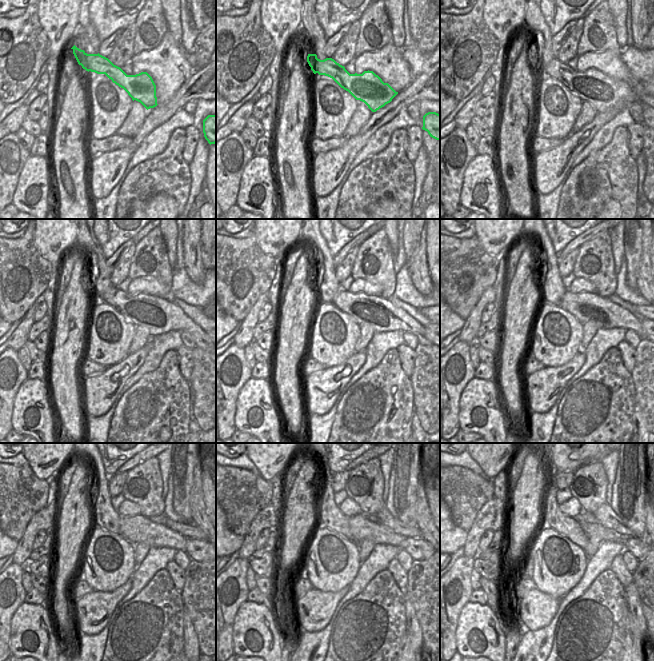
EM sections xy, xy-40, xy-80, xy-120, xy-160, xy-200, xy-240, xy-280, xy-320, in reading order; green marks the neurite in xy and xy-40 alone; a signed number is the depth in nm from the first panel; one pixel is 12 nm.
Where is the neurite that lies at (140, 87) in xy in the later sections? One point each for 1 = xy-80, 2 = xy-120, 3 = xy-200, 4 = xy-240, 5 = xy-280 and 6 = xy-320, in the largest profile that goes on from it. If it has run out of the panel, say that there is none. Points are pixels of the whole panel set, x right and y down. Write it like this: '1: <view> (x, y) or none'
1: xy-80 (602, 91)
2: xy-120 (158, 315)
3: xy-200 (584, 306)
4: xy-240 (136, 528)
5: xy-280 (361, 528)
6: xy-320 (606, 535)

